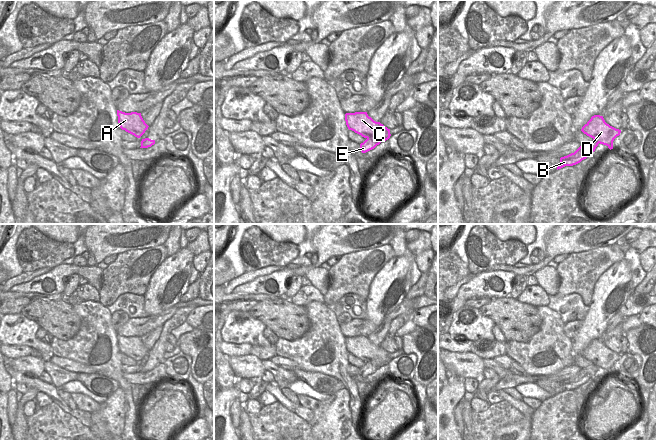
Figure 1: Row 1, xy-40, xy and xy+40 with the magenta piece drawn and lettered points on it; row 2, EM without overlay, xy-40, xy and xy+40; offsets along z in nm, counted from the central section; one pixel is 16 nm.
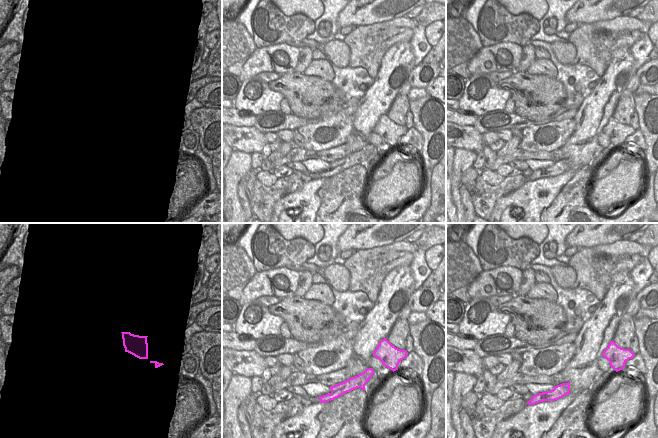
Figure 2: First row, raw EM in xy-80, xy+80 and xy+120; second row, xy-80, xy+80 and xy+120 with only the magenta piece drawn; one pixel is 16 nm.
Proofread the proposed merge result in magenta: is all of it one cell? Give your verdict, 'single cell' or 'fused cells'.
fused cells

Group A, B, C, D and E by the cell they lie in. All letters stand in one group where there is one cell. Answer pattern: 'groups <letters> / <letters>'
groups A C D / B E

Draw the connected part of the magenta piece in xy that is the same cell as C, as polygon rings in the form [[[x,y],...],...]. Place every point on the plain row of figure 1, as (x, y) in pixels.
[[[355,336],[345,338],[346,349],[349,354],[364,362],[376,361],[378,369],[390,362],[390,353],[380,346],[374,345],[367,336]]]

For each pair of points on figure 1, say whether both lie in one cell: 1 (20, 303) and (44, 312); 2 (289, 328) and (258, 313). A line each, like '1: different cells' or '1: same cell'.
1: different cells
2: same cell

